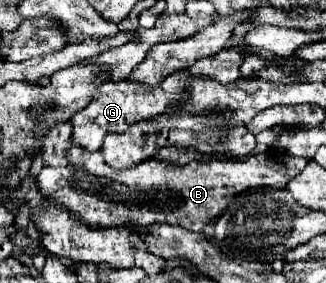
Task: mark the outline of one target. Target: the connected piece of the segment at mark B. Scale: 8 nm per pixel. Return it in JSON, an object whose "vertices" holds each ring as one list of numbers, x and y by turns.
{"vertices":[[72,123,52,125,42,143,44,167,38,175,38,185,44,195,56,203,68,207,76,217,92,227,116,227,124,223,152,225,168,223,190,231,202,231,224,211,226,203,248,187,276,187,282,189,288,179,296,177,308,159,286,155,282,151,268,151,250,155,242,161,210,159,204,163,188,163,176,167,160,159,144,161,128,169,112,169,104,163,104,157,94,151,88,153,72,143]]}

